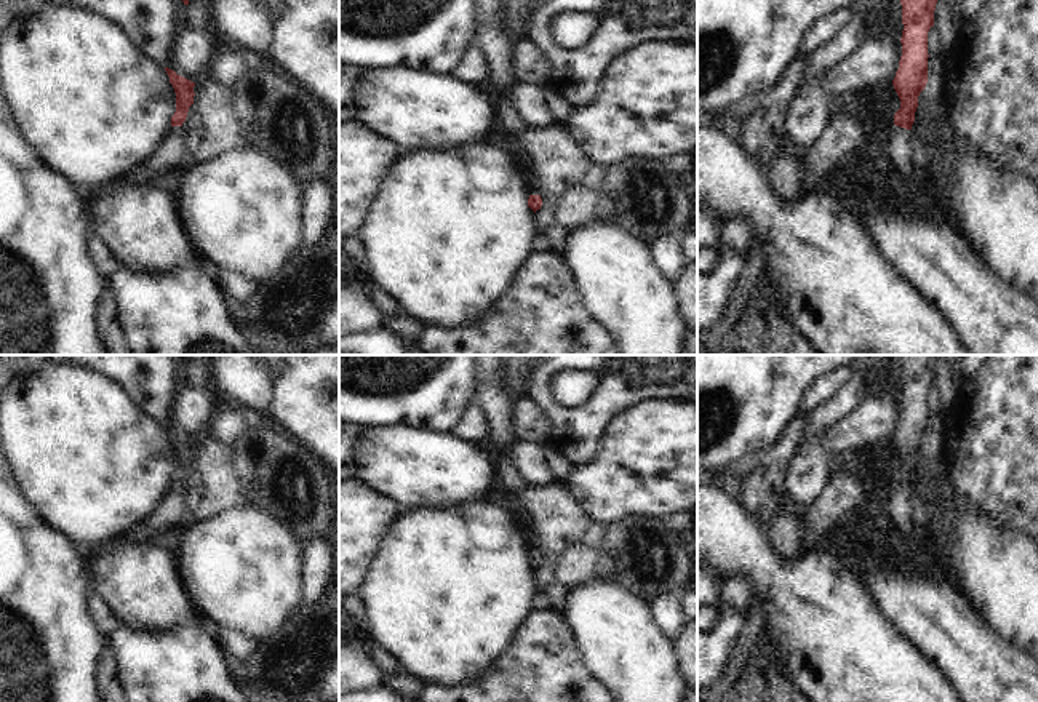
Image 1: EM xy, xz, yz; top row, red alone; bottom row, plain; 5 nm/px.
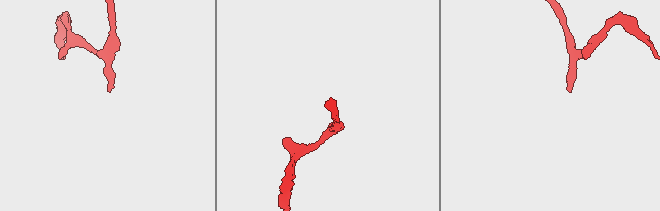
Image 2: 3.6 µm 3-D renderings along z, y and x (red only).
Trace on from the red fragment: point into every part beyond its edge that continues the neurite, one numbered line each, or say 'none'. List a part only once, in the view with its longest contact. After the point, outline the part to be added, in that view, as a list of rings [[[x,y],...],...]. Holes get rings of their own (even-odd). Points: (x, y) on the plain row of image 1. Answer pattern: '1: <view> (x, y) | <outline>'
1: yz (902, 496) | [[[894,483],[891,499],[896,502],[897,520],[904,521],[912,513],[912,489]]]

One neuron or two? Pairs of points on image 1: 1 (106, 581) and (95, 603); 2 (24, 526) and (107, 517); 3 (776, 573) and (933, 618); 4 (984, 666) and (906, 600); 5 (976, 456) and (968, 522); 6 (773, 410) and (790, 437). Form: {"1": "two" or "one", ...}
{"1": "two", "2": "two", "3": "two", "4": "one", "5": "two", "6": "two"}

